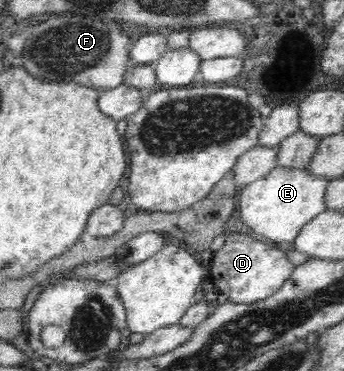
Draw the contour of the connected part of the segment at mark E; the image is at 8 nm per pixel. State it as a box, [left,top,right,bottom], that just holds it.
[239,166,328,244]

